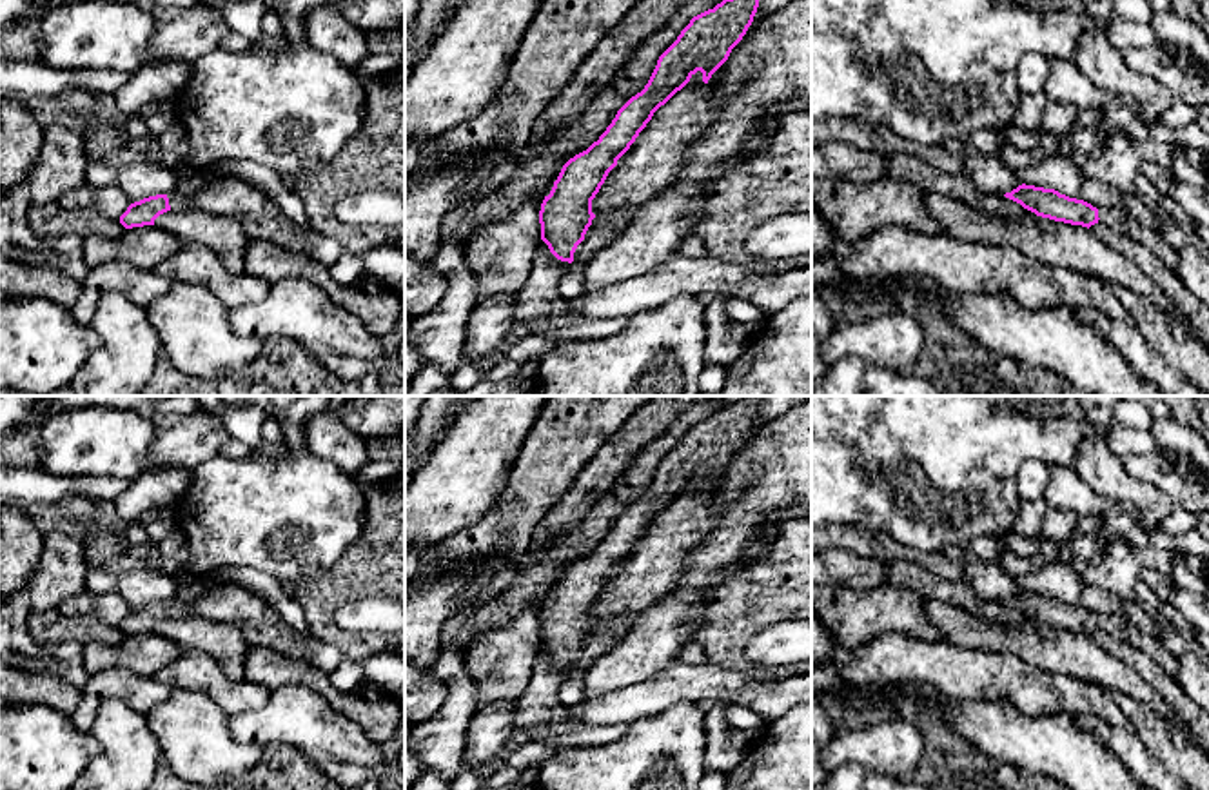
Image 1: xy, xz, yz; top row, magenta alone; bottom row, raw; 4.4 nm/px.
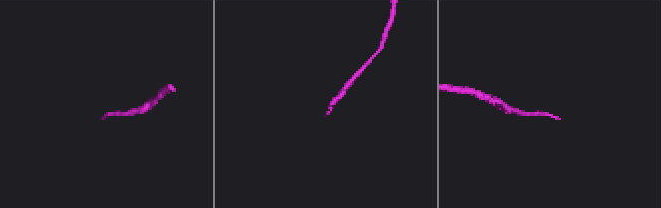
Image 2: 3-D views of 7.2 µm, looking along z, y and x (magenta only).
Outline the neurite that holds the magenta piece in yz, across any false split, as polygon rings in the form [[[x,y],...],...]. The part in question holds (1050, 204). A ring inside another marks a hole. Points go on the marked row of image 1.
[[[1018,185],[1006,198],[1020,203],[1024,209],[1037,216],[1064,222],[1071,225],[1091,227],[1102,223],[1115,232],[1125,234],[1149,249],[1158,260],[1169,267],[1176,263],[1176,249],[1153,225],[1142,225],[1122,211],[1109,207],[1093,207],[1091,203],[1060,194],[1055,189],[1044,189],[1035,185]]]

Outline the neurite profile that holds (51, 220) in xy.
[[[58,202],[31,205],[27,212],[31,231],[38,238],[62,238],[76,234],[85,240],[91,234],[118,238],[125,227],[94,209],[64,209]]]

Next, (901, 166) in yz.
[[[908,153],[888,156],[886,178],[909,182],[926,193],[939,193],[942,196],[960,200],[966,205],[991,212],[995,216],[1035,216],[1035,212],[1024,209],[1020,203],[1006,196],[982,193],[964,173],[953,174],[948,171],[940,171],[922,158]]]

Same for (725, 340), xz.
[[[713,296],[704,309],[704,358],[722,367],[730,367],[752,338],[744,325],[726,316],[726,300],[726,296]]]

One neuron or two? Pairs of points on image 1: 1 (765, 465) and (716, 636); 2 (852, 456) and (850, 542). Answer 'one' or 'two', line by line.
1: two
2: two

